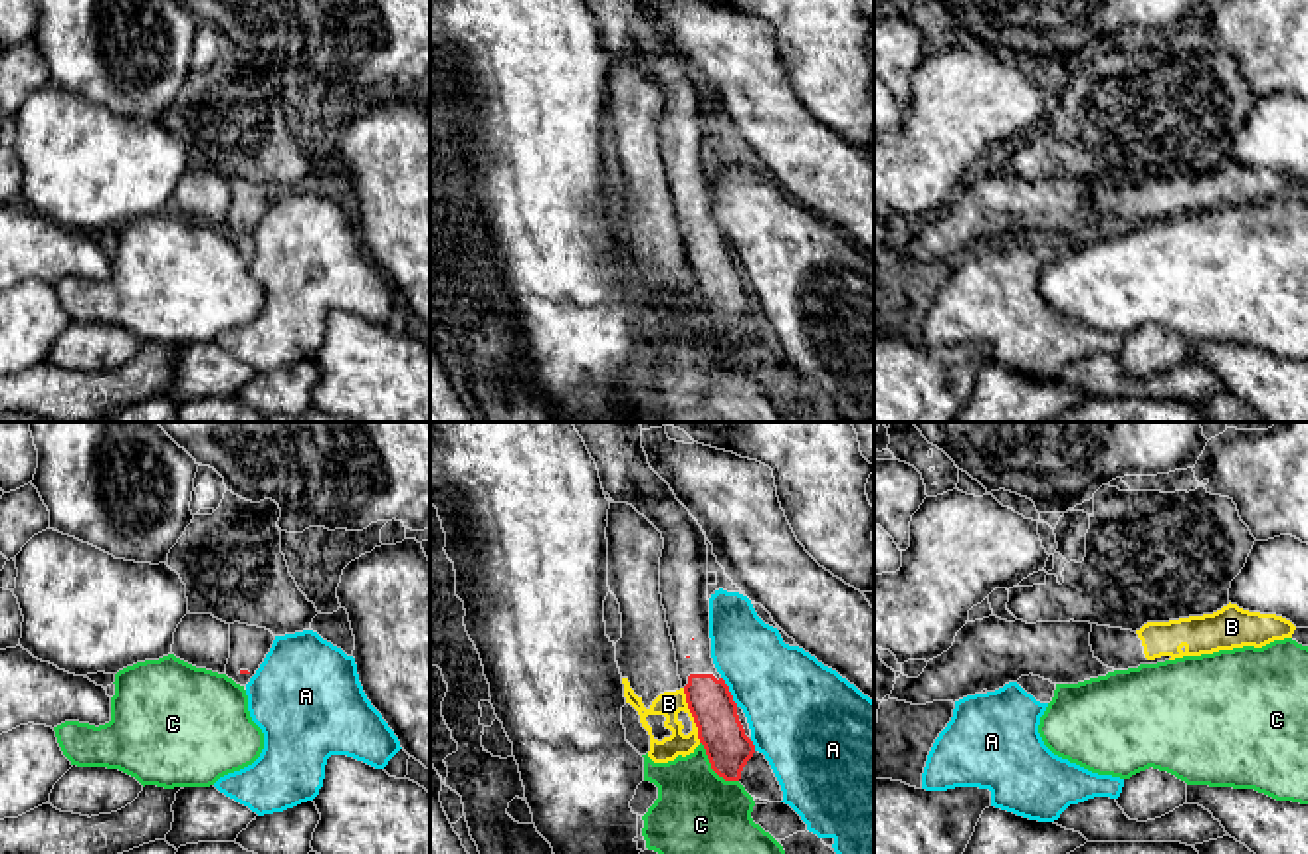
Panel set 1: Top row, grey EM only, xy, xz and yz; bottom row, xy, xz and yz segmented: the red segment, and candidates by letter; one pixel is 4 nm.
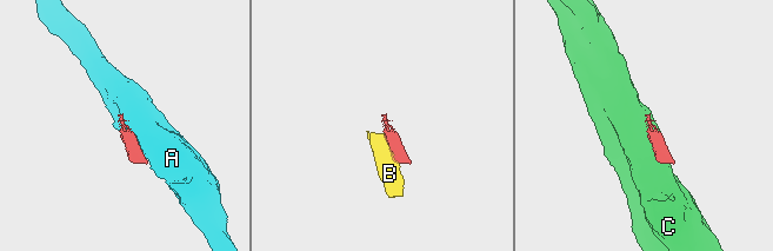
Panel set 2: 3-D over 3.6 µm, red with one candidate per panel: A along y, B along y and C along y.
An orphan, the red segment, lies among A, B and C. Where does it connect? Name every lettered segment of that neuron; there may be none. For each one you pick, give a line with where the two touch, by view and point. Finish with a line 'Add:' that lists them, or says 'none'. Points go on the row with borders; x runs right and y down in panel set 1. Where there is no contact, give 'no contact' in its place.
Add: none

